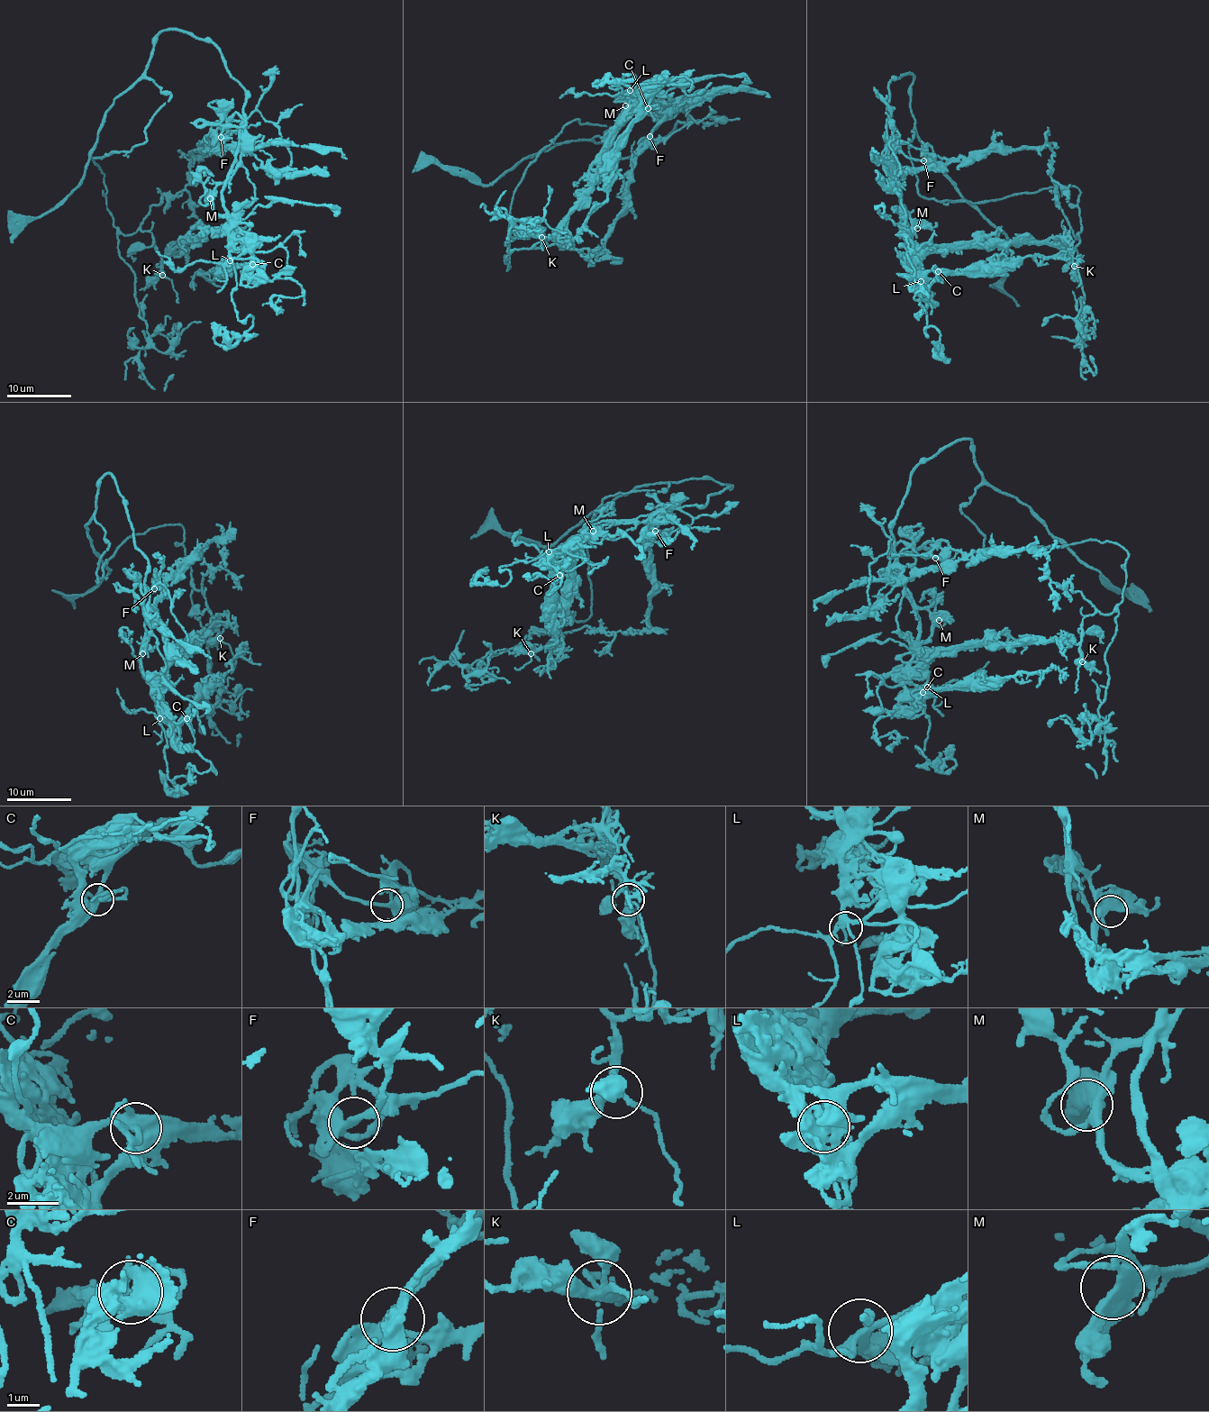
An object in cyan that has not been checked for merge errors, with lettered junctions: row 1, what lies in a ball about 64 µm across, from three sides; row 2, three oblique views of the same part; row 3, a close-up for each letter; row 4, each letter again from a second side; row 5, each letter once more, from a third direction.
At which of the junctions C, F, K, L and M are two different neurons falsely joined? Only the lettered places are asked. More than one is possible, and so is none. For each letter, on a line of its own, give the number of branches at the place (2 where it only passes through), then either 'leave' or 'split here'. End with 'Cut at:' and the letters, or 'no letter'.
C: branches 4; leave
F: branches 3; leave
K: branches 5; leave
L: branches 4; leave
M: branches 3; leave
Cut at: no letter

